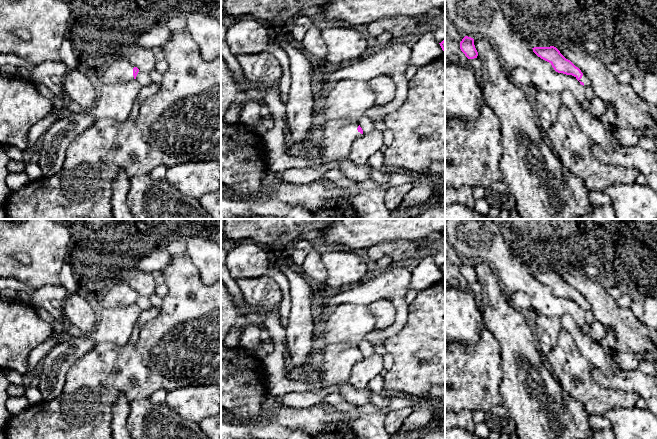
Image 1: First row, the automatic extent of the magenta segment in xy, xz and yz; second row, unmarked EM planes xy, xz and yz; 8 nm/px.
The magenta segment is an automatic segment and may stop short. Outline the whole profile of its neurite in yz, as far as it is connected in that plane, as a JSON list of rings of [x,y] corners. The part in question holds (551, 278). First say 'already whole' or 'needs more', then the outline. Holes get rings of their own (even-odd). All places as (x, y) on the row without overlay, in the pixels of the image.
needs more; [[[534,271],[532,273],[538,281],[549,286],[556,296],[576,302],[584,311],[591,309],[587,300],[570,284],[566,283],[556,271]]]

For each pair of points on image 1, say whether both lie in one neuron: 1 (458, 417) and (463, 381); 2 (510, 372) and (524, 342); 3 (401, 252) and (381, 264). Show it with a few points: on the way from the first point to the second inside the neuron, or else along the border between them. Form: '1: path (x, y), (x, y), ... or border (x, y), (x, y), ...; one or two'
1: border (472, 411), (460, 410), (455, 412); two
2: path (512, 364), (512, 351), (516, 347); one
3: border (373, 264), (384, 256), (389, 256), (393, 265); two

